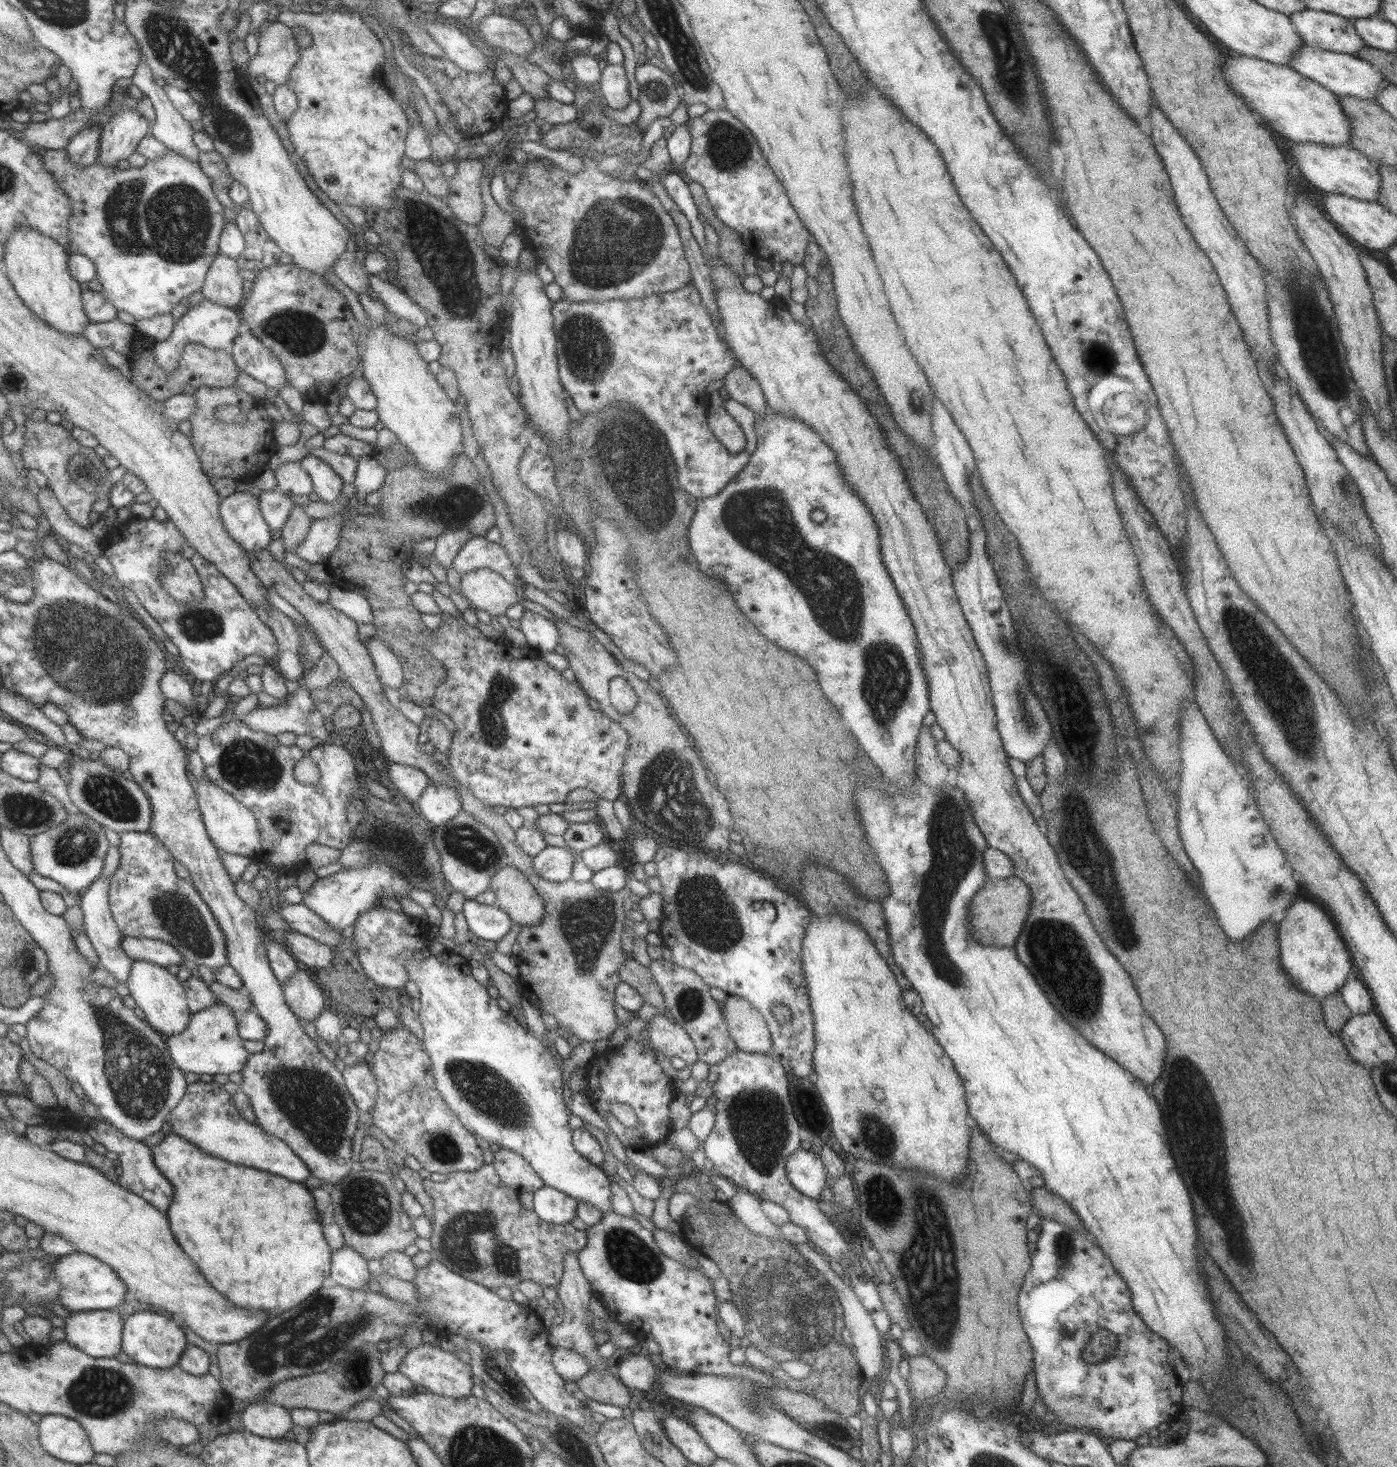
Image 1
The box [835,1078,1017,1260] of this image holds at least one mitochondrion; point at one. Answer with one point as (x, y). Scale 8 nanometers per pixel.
(883, 1207)

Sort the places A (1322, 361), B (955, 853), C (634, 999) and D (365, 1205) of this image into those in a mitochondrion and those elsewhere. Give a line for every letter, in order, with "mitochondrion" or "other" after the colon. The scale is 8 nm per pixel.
A: mitochondrion
B: mitochondrion
C: other
D: mitochondrion

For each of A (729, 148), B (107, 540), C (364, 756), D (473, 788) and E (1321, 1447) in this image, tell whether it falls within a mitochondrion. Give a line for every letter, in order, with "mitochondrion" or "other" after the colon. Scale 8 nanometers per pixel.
A: mitochondrion
B: other
C: other
D: other
E: other

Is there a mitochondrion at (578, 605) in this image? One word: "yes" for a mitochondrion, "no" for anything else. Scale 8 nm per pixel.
no

